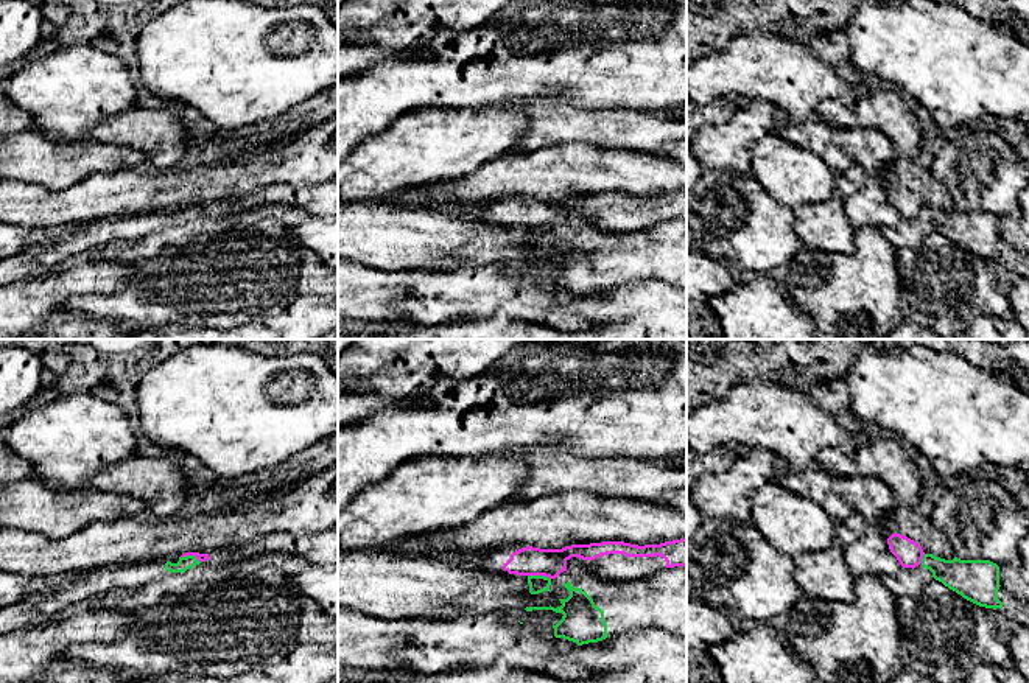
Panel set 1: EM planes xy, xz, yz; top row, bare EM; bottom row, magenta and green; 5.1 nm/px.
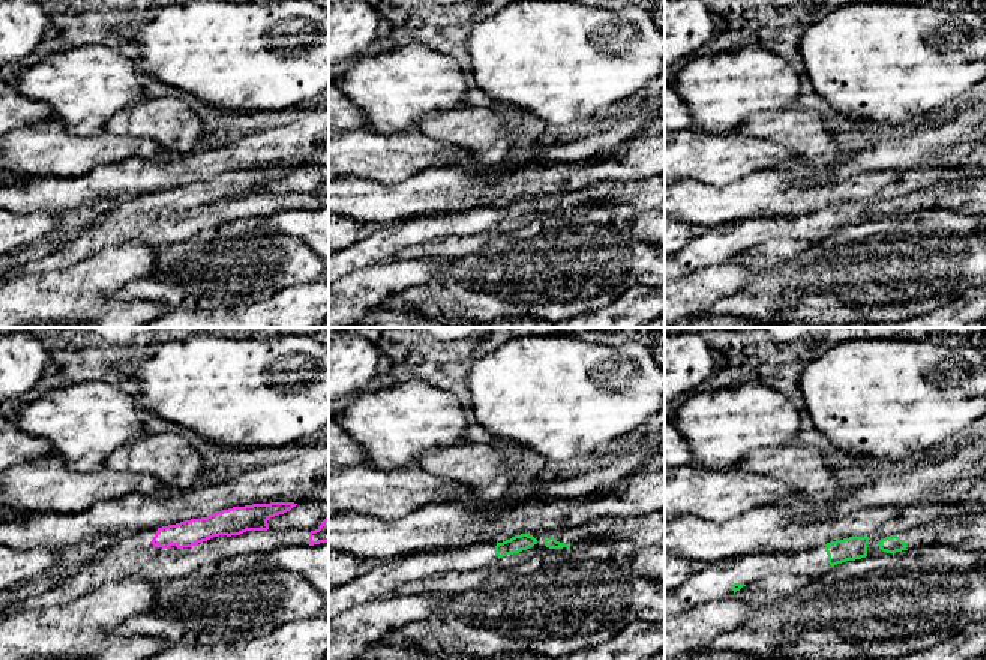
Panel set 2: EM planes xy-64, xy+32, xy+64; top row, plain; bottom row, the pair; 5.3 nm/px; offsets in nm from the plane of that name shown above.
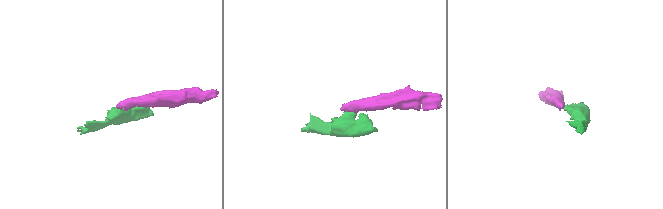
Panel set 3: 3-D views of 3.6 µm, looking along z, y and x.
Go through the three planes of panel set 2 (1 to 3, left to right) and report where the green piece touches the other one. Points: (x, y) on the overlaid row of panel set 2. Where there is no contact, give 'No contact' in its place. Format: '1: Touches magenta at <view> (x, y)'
1: No contact
2: No contact
3: No contact

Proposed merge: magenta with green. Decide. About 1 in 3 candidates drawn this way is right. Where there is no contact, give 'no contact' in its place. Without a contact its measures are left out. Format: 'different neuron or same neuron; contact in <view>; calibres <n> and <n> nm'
different neuron; contact in xz; calibres 150 and 100 nm

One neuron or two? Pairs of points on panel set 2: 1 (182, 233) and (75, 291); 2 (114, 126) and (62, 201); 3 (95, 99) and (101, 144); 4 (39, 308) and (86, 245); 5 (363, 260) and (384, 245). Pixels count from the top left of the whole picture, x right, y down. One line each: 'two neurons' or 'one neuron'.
1: two neurons
2: two neurons
3: two neurons
4: two neurons
5: one neuron

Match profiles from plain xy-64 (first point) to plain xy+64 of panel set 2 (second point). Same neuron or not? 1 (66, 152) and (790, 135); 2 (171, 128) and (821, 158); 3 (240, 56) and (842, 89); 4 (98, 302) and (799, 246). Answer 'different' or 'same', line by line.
1: different
2: same
3: same
4: different

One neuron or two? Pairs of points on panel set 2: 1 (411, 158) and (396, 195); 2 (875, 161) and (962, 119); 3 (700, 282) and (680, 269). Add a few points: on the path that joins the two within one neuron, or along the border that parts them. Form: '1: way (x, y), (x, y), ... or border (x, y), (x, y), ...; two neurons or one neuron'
1: border (435, 167), (428, 167), (389, 185), (366, 180); two neurons
2: way (896, 155), (934, 147), (941, 140); one neuron
3: border (722, 264), (709, 264), (680, 278); two neurons

